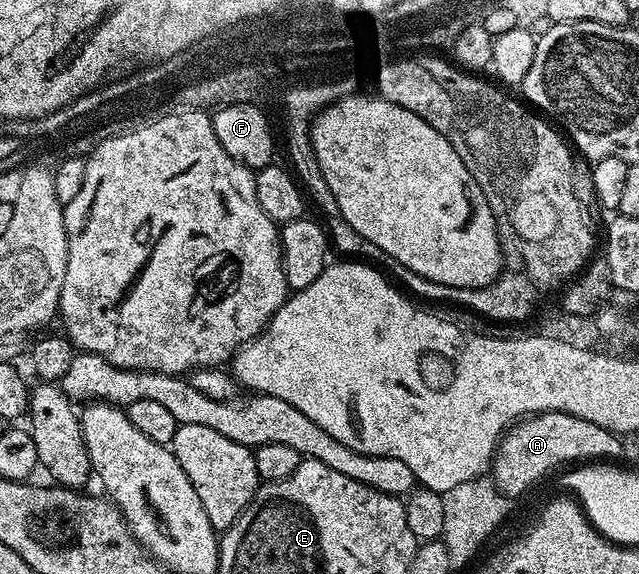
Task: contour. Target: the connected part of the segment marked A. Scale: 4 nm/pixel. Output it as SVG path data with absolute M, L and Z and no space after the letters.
M540 412L512 423L504 431L489 472L504 495L517 498L530 490L534 480L541 479L554 468L562 469L576 462L622 461L623 444L619 440L622 439L616 433L605 430L605 426L597 426L597 422L585 422L585 418L564 412Z

